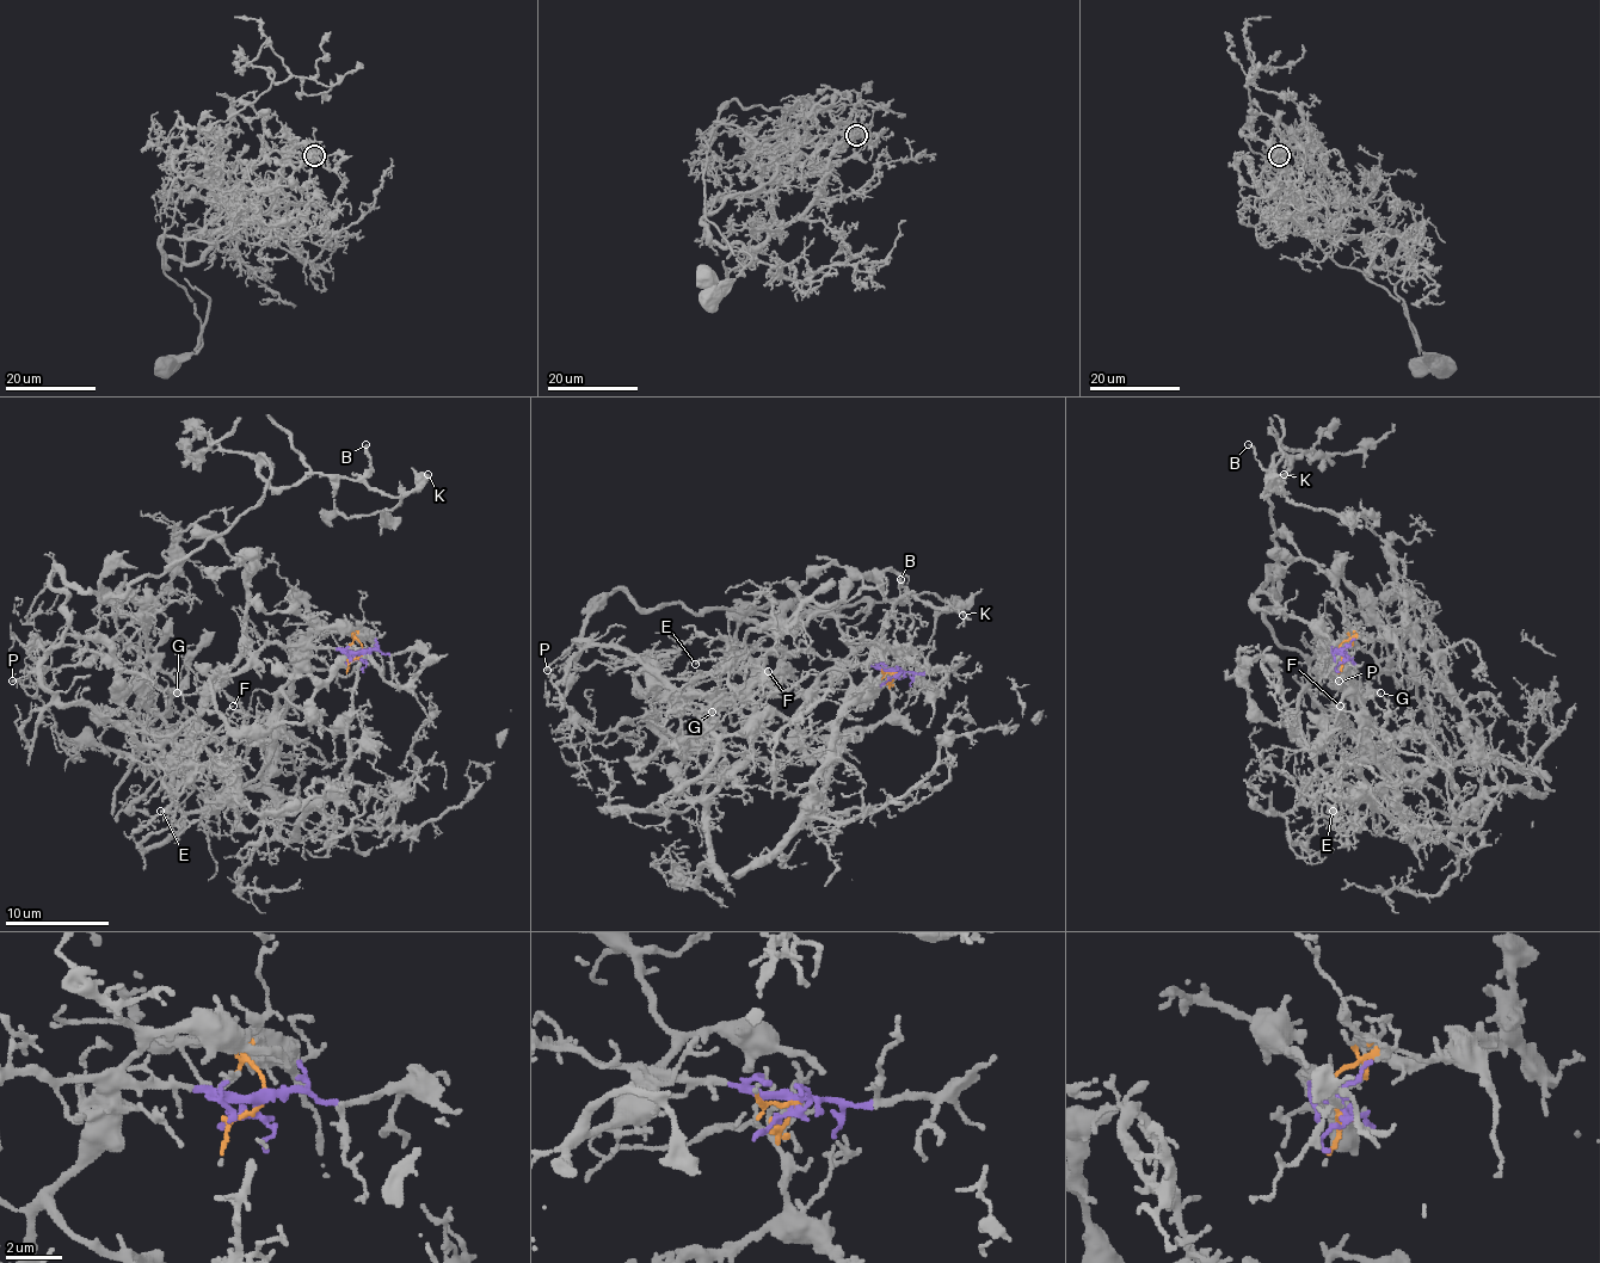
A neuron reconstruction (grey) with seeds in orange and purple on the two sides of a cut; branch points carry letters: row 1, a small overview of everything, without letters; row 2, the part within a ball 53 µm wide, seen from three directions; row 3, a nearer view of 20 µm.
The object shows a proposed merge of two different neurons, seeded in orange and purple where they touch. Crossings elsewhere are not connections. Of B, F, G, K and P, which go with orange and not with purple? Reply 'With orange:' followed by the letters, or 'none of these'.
With orange: G

